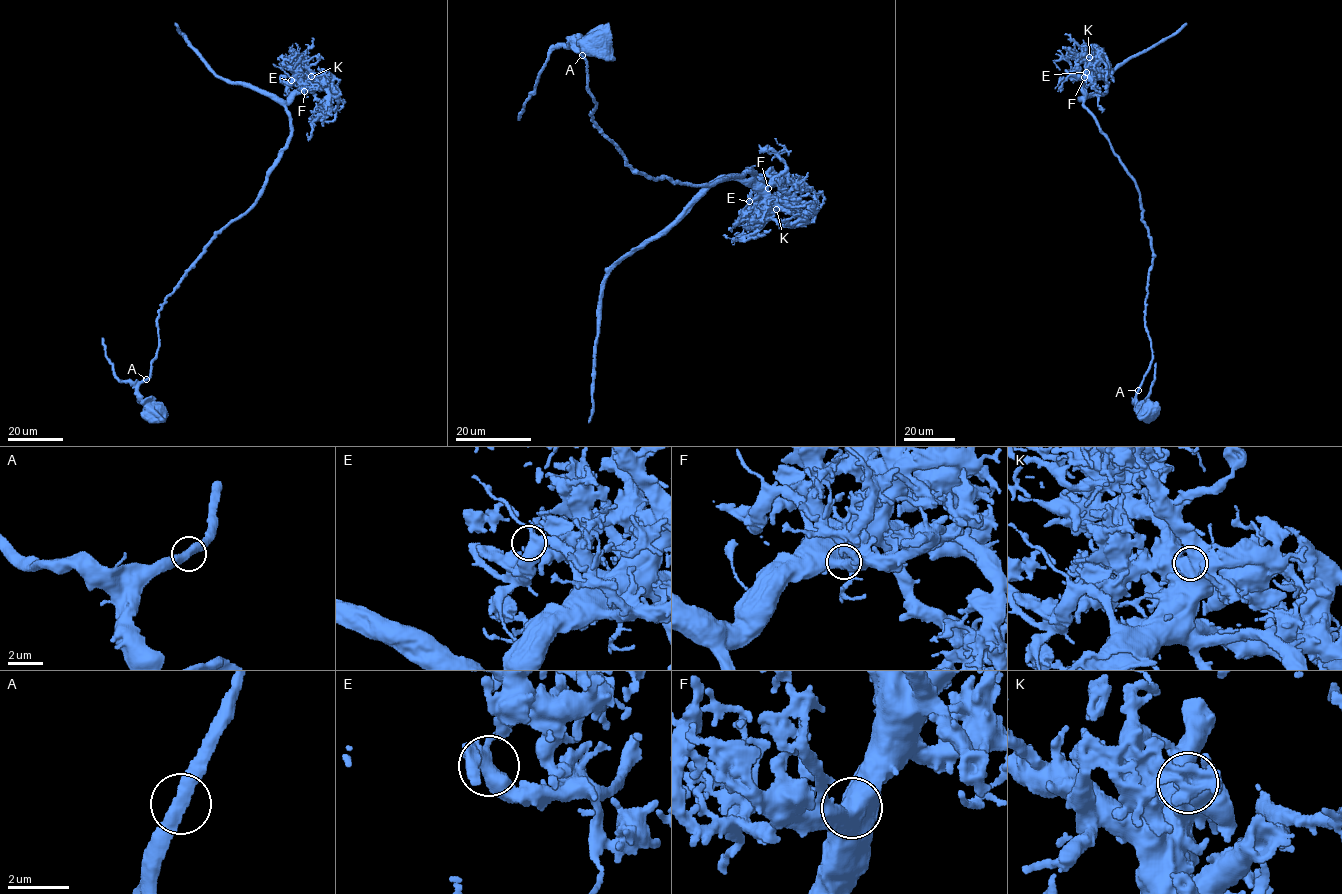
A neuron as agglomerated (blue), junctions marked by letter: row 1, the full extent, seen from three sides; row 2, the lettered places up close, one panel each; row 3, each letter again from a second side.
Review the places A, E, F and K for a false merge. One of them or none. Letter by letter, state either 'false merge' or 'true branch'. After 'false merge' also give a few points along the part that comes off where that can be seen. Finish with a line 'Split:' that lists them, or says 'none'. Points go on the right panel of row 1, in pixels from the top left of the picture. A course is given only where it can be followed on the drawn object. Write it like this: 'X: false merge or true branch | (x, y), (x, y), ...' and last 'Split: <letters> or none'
A: true branch
E: true branch
F: true branch
K: true branch
Split: none

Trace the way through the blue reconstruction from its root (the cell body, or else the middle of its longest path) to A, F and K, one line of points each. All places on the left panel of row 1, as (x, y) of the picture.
A: (152, 412), (150, 416), (136, 394), (136, 387), (147, 379)
F: (152, 412), (136, 386), (156, 354), (161, 305), (260, 196), (290, 134), (286, 105), (304, 91)
K: (152, 412), (136, 386), (156, 354), (161, 305), (260, 196), (290, 134), (288, 97), (311, 76)

